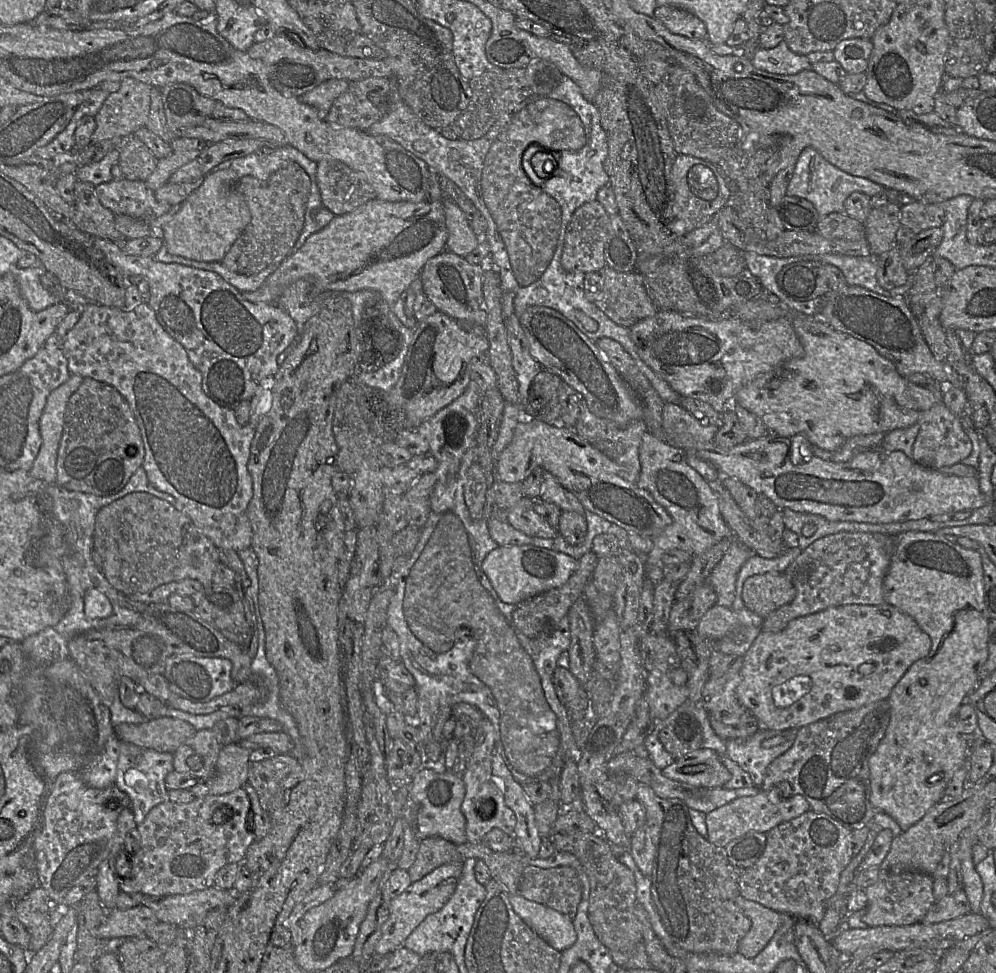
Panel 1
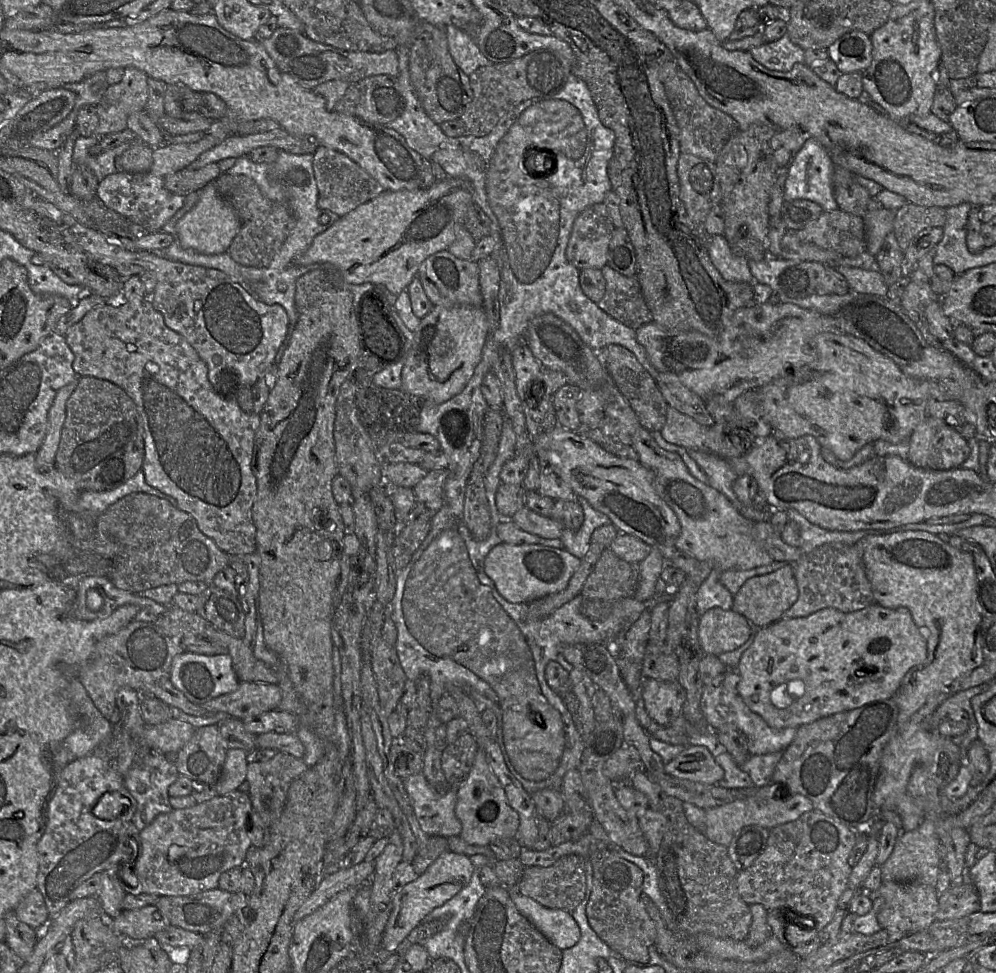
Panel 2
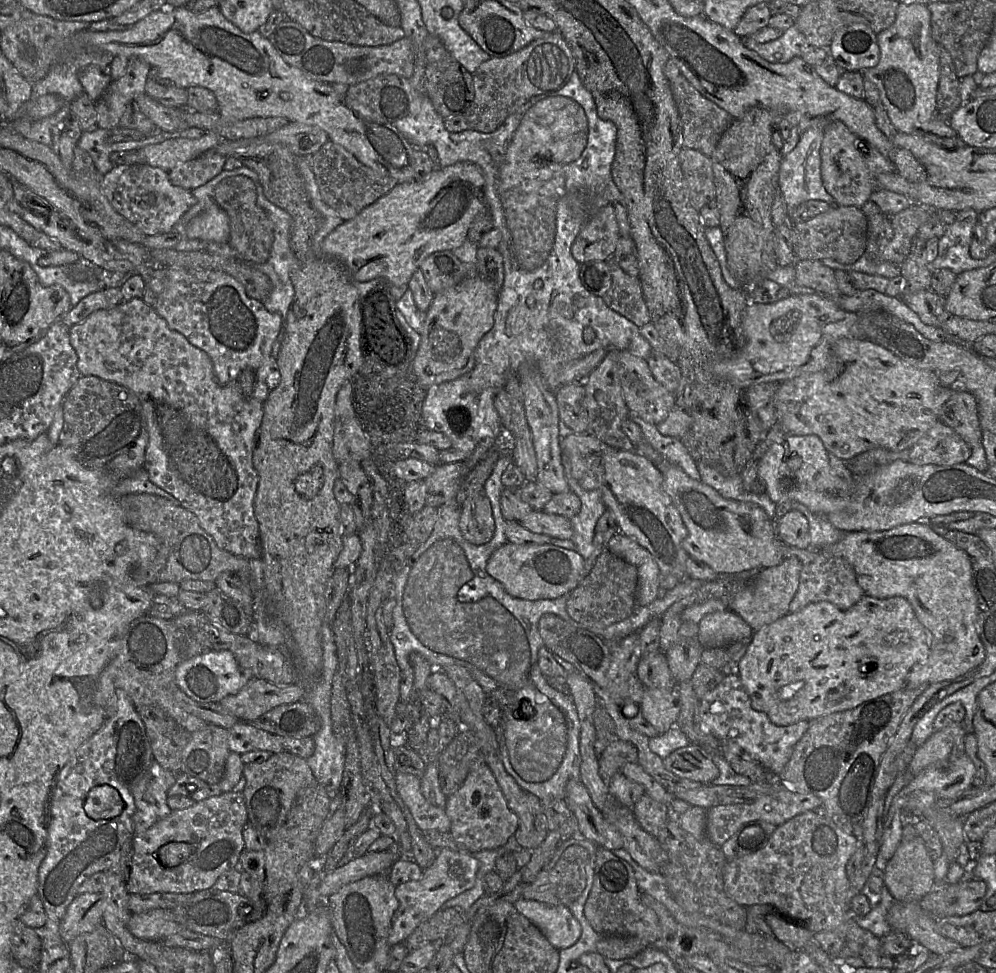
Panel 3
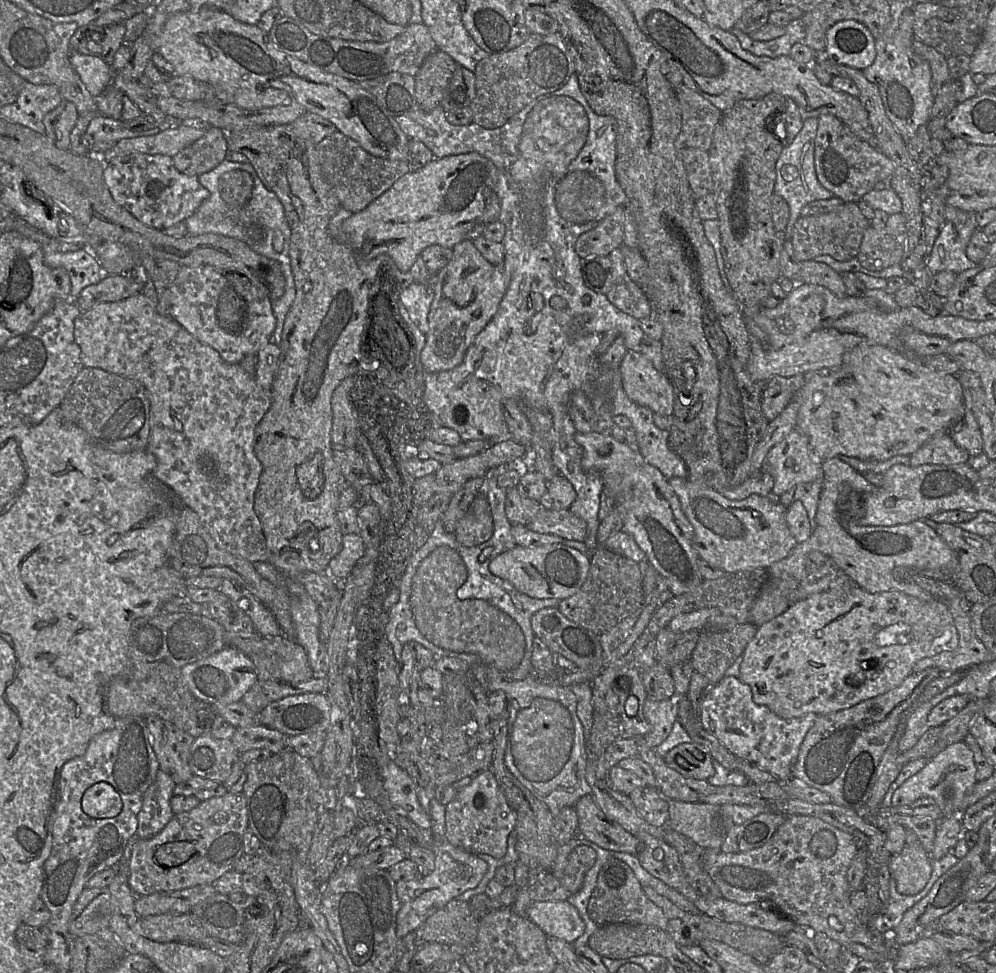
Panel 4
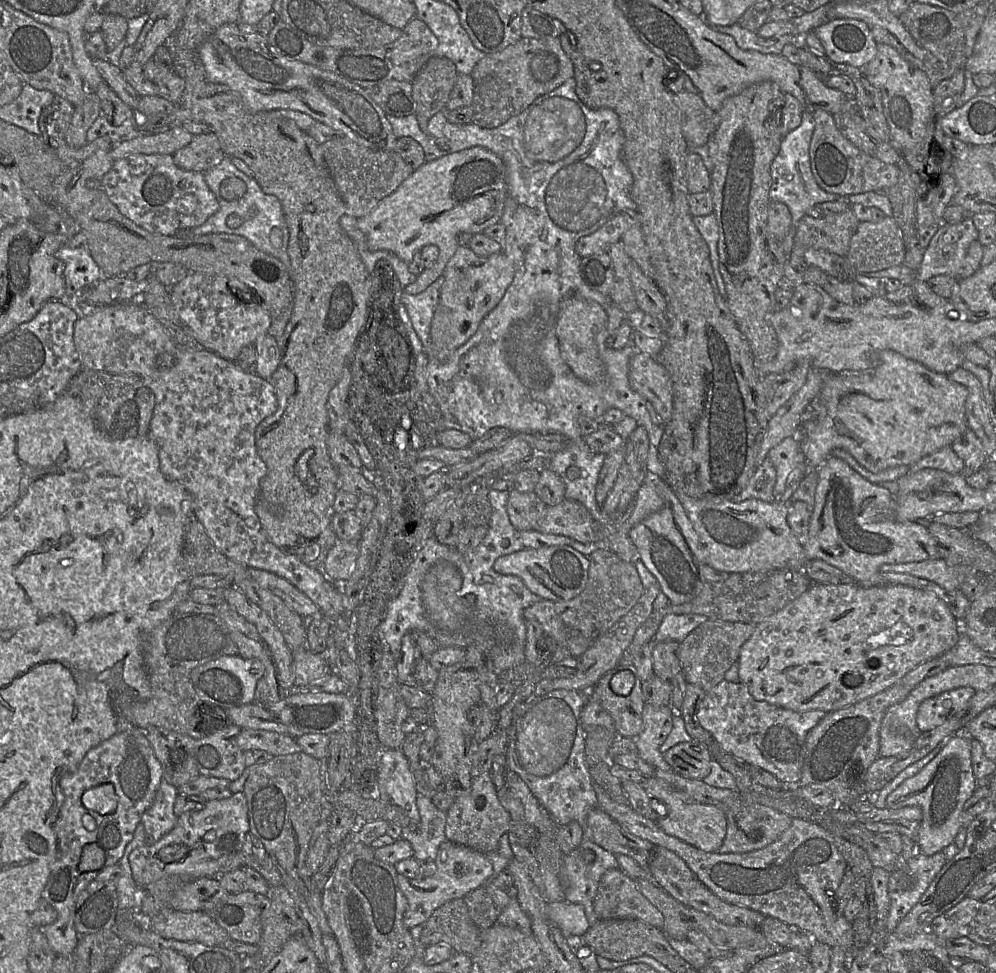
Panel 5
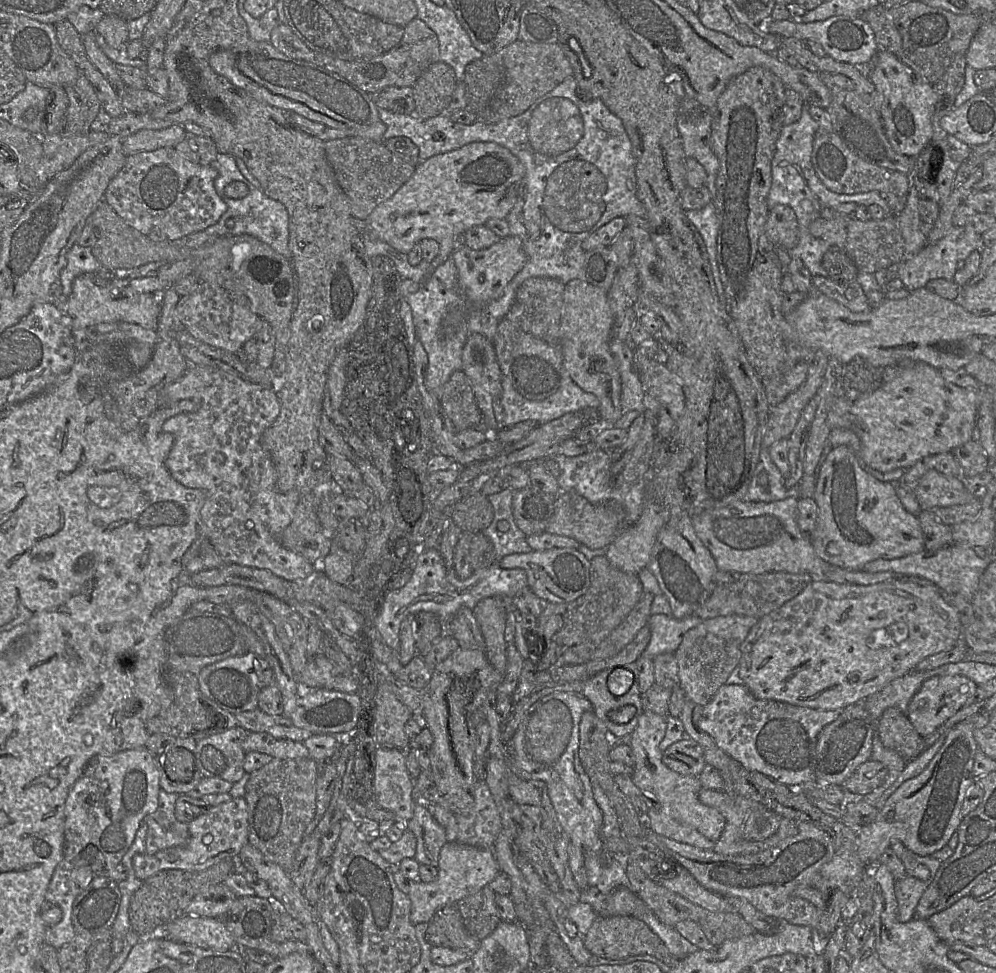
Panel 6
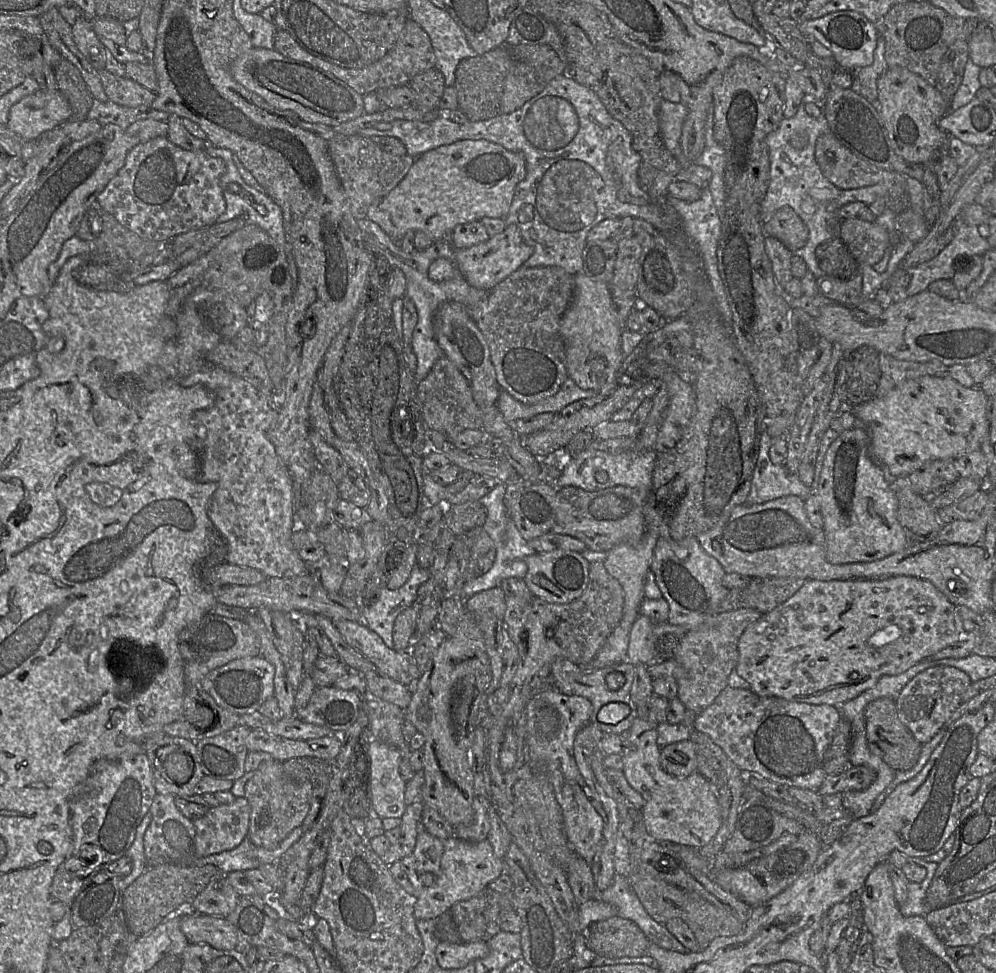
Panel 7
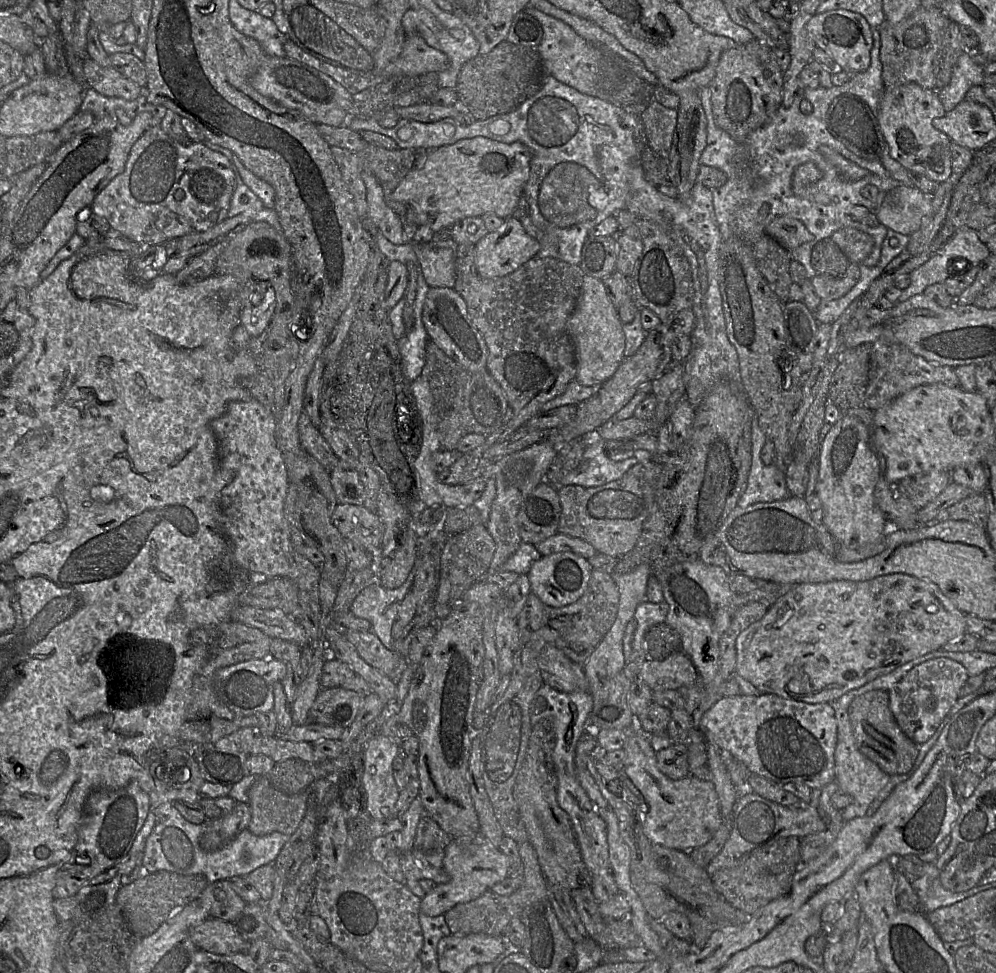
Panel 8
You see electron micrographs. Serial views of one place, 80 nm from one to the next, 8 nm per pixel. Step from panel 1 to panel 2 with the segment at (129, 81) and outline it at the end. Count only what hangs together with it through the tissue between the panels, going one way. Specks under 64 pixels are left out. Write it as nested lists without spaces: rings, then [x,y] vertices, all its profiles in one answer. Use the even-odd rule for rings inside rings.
[[[124,68],[119,83],[109,85],[95,106],[98,125],[95,134],[99,137],[127,128],[127,120],[133,113],[146,108],[148,98],[148,76],[134,68]]]

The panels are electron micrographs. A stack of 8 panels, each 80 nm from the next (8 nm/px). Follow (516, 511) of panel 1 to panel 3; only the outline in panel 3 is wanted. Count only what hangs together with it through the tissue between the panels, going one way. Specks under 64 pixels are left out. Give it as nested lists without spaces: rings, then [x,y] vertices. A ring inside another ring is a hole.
[[[544,510],[532,511],[519,523],[533,533],[545,534],[552,538],[570,539],[573,535],[571,519]]]

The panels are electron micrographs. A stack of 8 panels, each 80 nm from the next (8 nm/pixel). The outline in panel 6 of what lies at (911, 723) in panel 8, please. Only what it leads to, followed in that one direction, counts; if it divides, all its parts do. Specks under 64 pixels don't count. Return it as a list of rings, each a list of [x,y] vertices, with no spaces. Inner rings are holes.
[[[933,676],[925,680],[912,697],[906,716],[921,737],[926,737],[938,729],[948,718],[975,698],[978,685],[966,676]]]

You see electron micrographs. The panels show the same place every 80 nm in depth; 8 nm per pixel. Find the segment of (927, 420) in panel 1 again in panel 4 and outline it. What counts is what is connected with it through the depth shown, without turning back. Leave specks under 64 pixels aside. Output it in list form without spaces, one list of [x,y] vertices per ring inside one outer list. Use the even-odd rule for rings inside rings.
[[[940,432],[911,454],[911,467],[924,464],[955,465],[966,463],[969,453],[953,441],[948,432]]]

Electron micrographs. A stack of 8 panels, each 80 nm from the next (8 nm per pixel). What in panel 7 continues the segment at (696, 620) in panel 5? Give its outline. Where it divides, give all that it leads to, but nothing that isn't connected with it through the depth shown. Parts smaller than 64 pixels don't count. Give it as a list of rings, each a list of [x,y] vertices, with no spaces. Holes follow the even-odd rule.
[[[639,614],[634,623],[632,624],[629,633],[629,643],[627,653],[625,655],[625,662],[628,662],[633,665],[638,665],[638,664],[650,664],[652,662],[657,661],[665,661],[665,660],[656,660],[656,643],[658,638],[666,634],[672,634],[678,639],[681,639],[687,632],[688,629],[686,629],[683,626],[672,625],[667,621],[657,623],[644,615]]]

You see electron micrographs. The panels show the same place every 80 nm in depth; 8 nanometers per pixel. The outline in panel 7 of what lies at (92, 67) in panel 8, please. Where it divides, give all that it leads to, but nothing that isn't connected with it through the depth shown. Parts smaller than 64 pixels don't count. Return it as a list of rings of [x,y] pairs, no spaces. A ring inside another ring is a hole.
[[[105,69],[98,71],[108,100],[117,105],[138,108],[151,107],[156,93],[144,88],[127,77],[117,77]]]

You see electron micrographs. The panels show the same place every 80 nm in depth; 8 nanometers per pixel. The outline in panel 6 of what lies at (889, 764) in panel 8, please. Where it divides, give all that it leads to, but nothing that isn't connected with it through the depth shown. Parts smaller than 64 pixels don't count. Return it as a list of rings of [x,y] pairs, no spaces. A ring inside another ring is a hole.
[[[887,708],[876,723],[875,733],[882,744],[897,752],[906,762],[916,759],[925,749],[921,737],[905,713]]]

